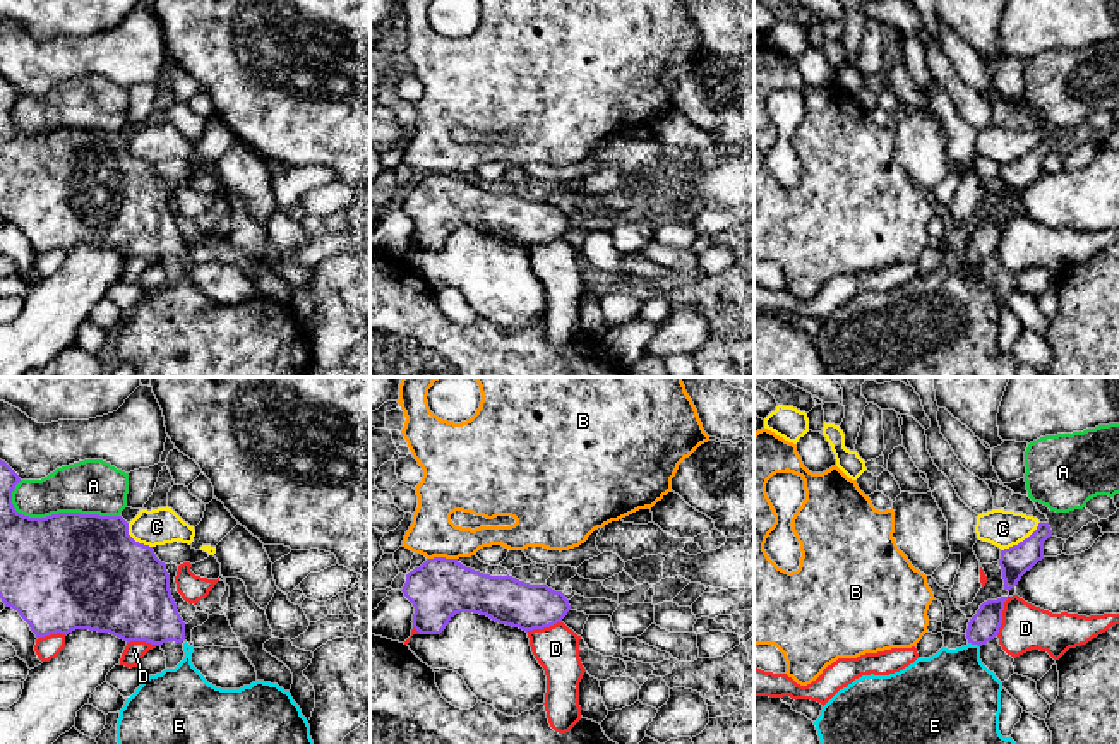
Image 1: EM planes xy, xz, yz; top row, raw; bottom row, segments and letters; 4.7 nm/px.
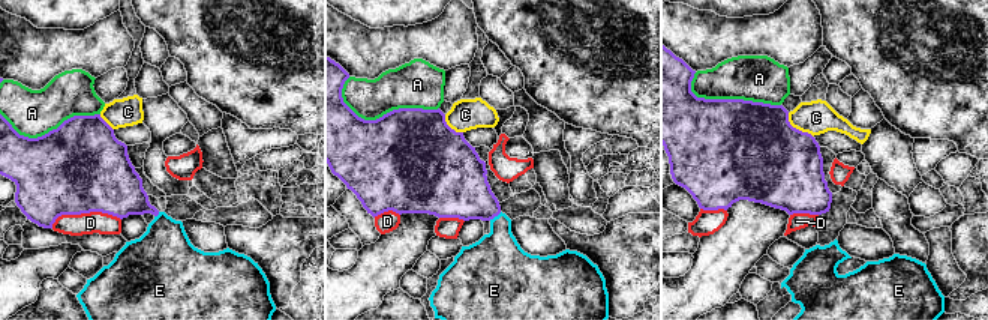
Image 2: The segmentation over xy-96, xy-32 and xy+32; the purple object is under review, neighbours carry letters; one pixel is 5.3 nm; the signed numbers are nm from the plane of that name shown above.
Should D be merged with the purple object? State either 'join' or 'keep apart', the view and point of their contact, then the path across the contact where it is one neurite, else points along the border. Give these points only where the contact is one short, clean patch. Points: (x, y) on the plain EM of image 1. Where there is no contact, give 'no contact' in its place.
keep apart | yz (1001, 232)

